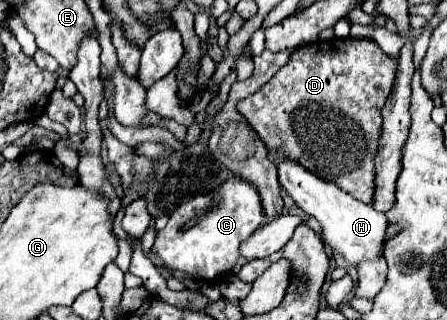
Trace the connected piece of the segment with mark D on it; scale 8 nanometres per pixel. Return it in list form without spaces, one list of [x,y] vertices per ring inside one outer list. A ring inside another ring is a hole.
[[[332,38],[332,40],[318,40],[306,46],[300,46],[298,50],[294,50],[290,54],[290,60],[254,94],[246,96],[244,100],[238,102],[238,112],[248,120],[248,124],[252,124],[252,128],[258,132],[258,136],[264,140],[264,146],[268,148],[268,152],[276,152],[276,148],[280,148],[280,152],[284,152],[284,156],[288,156],[288,160],[296,160],[296,164],[304,164],[304,168],[308,168],[314,176],[320,176],[322,180],[334,182],[338,188],[342,188],[344,192],[352,194],[354,198],[358,198],[364,204],[372,204],[372,194],[374,194],[374,168],[372,168],[372,156],[376,156],[376,144],[380,142],[380,112],[386,104],[388,92],[392,92],[392,84],[396,80],[396,68],[398,68],[398,58],[390,58],[388,54],[384,54],[380,50],[380,46],[372,40],[366,38]]]

